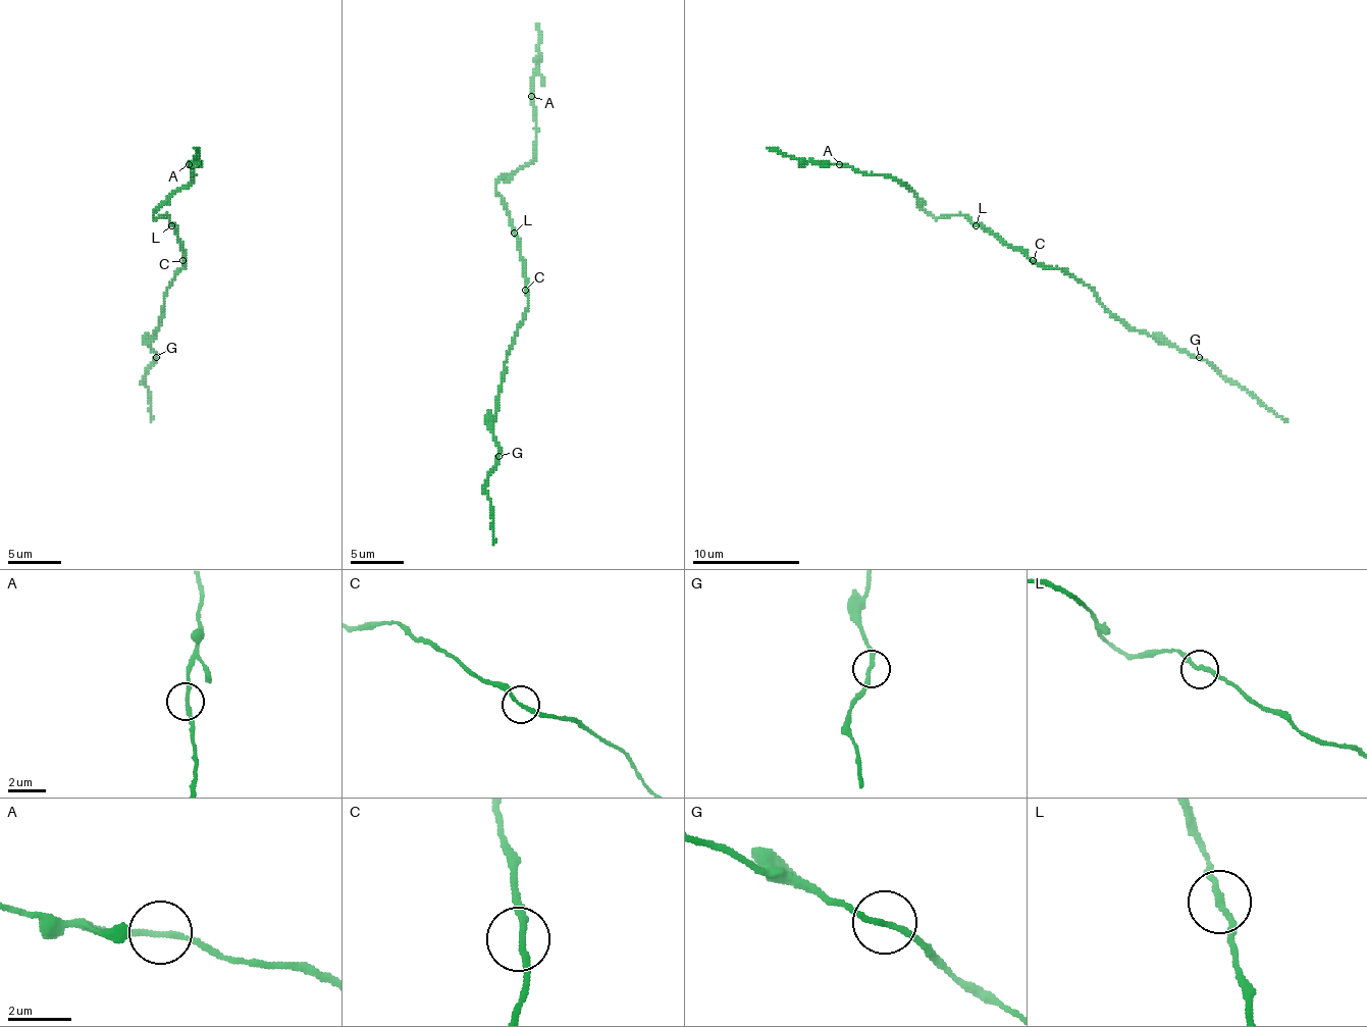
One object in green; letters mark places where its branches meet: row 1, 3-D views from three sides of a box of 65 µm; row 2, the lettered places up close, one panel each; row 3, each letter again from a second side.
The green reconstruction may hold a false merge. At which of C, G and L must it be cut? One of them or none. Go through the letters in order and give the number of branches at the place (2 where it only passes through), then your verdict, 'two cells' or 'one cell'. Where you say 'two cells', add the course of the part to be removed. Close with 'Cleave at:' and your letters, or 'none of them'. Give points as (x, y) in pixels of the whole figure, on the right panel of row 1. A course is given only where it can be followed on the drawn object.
C: 2 branches meet; one cell
G: 2 branches meet; one cell
L: 2 branches meet; one cell
Cleave at: none of them

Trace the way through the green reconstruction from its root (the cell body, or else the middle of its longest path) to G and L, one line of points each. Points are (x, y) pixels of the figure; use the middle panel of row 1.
G: (528, 287), (525, 319), (507, 354), (498, 410), (493, 418), (498, 456)
L: (528, 287), (525, 260), (520, 255), (515, 233)

